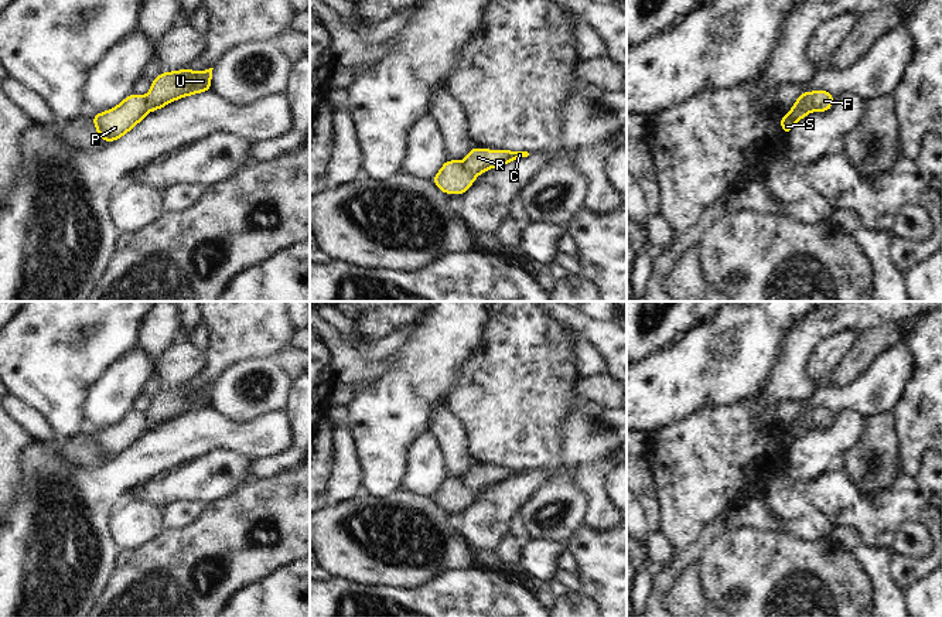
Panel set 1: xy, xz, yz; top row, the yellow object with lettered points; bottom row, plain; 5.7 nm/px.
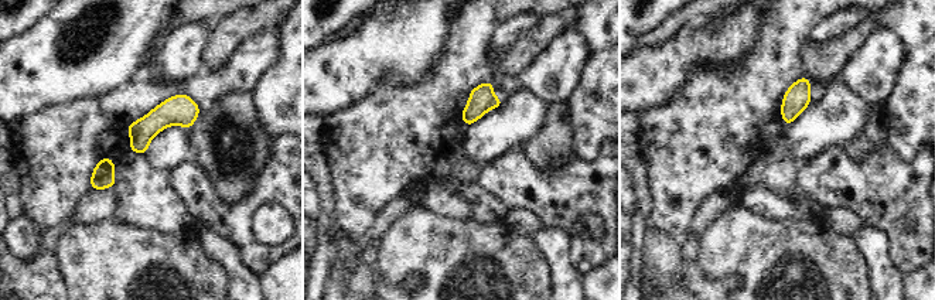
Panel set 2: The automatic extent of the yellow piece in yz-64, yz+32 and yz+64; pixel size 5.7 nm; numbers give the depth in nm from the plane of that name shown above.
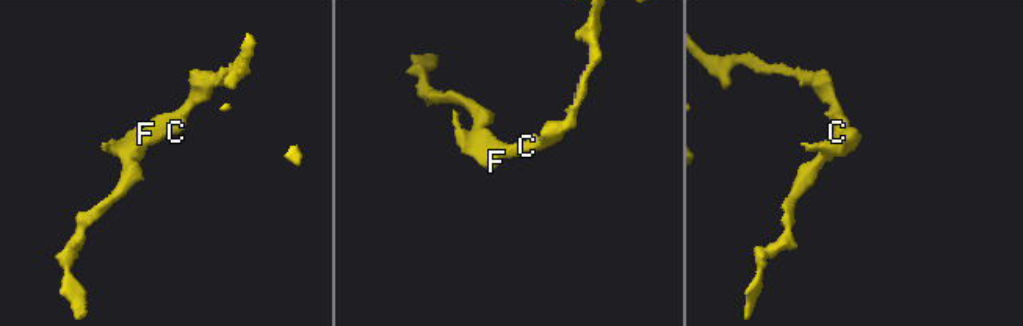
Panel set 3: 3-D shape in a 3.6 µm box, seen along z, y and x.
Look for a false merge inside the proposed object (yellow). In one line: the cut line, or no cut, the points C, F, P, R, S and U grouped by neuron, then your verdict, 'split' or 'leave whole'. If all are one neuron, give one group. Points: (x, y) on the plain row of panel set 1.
cut in yz along (813, 409), (804, 425), (789, 430); C R U / F P S; split

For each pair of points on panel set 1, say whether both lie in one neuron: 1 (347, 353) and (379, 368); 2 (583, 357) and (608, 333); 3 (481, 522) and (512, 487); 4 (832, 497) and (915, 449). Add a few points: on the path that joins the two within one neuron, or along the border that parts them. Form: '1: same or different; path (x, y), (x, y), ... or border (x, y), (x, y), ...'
1: same; path (354, 361), (361, 368), (371, 368)
2: different; border (580, 338), (597, 350), (606, 372)
3: same; path (490, 514), (507, 496)
4: different; border (927, 452), (920, 469), (913, 476), (903, 471)

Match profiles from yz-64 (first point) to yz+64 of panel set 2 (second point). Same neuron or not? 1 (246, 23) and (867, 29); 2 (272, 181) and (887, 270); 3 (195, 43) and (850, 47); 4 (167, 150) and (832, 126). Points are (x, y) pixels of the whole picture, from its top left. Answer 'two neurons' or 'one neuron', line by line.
1: one neuron
2: two neurons
3: two neurons
4: one neuron

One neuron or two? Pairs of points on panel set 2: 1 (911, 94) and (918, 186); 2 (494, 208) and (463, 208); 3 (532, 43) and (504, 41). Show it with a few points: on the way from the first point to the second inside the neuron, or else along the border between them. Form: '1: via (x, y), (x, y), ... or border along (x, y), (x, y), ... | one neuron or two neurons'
1: border along (886, 142), (907, 162), (920, 150) | two neurons
2: border along (447, 187), (470, 205), (471, 218) | two neurons
3: border along (541, 17), (508, 48), (488, 57) | two neurons

